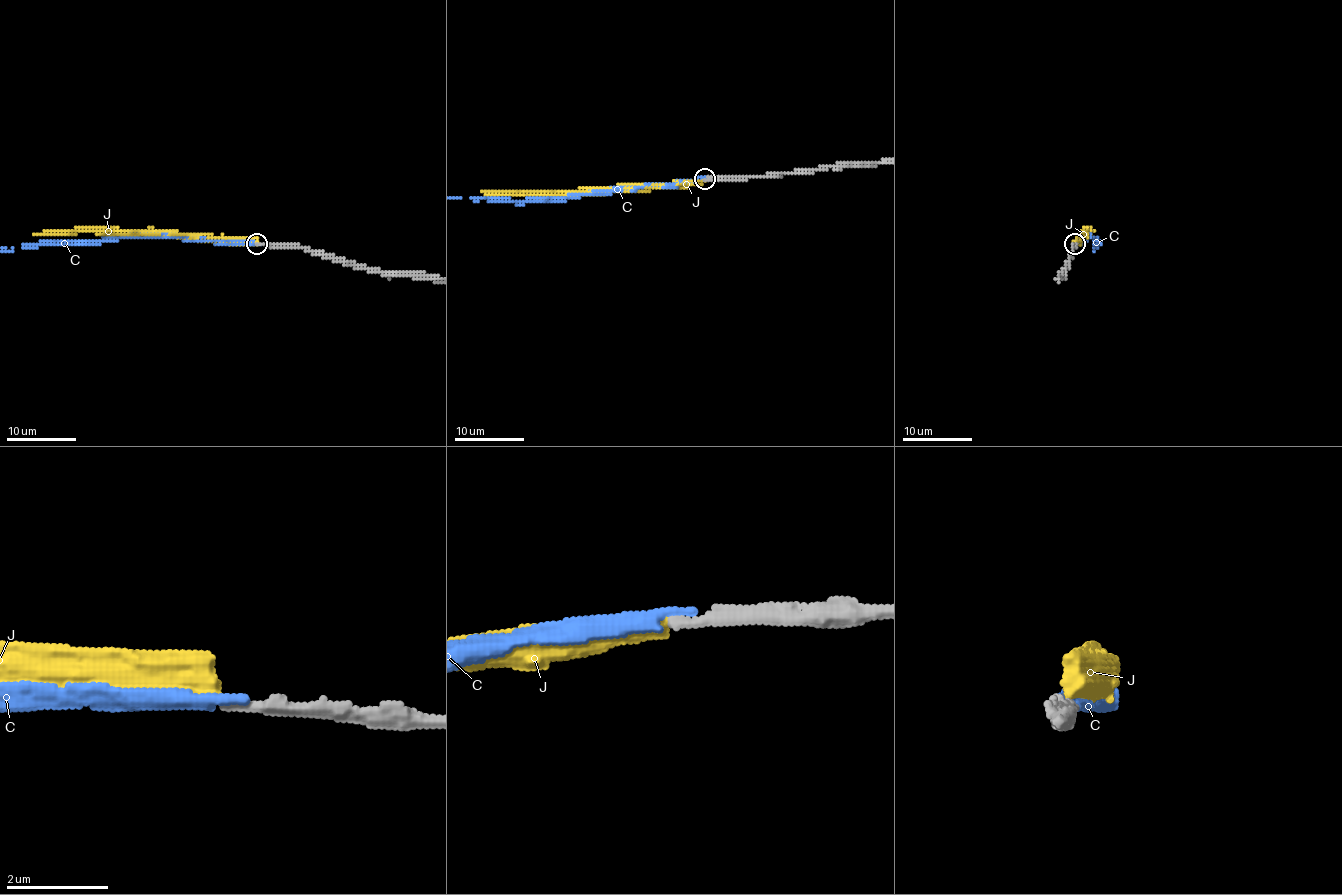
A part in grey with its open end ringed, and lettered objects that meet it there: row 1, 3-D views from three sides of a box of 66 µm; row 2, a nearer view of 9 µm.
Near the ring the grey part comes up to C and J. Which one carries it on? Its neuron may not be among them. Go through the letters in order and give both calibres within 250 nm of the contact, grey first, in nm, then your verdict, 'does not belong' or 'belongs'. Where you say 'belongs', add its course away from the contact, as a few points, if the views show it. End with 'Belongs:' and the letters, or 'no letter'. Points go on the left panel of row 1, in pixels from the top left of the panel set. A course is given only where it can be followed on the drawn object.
C: 240/280 nm | belongs
J: 180/500 nm | does not belong
Belongs: C

